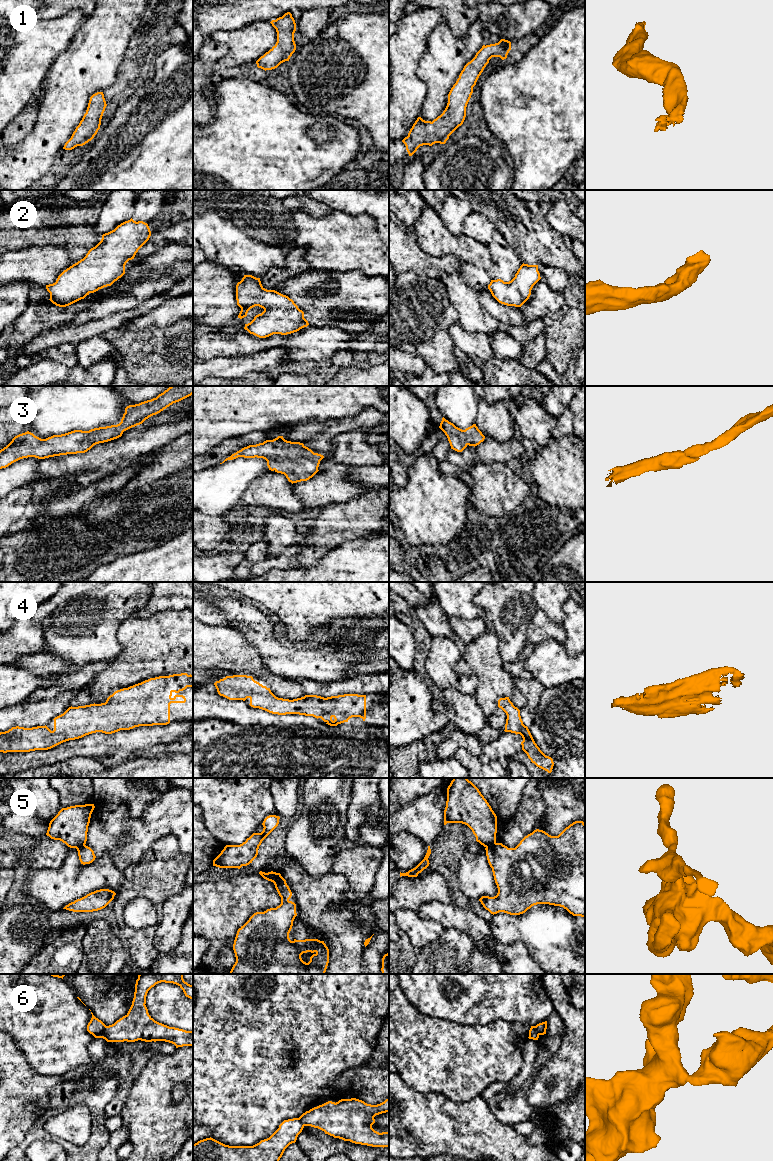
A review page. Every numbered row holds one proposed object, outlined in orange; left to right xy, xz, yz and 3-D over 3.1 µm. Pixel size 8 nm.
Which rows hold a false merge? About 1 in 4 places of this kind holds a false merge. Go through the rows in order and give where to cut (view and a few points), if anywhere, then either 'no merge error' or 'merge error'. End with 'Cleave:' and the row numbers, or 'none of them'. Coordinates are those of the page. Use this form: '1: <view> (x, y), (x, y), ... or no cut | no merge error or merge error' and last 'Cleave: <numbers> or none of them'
1: no cut | no merge error
2: no cut | no merge error
3: no cut | no merge error
4: no cut | no merge error
5: yz (495, 842), (486, 847) | merge error
6: xy (107, 1026), (100, 1037) | merge error
Cleave: 5, 6

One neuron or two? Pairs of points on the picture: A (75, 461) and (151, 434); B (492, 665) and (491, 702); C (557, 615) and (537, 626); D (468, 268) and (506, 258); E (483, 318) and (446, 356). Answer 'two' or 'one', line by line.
A: one
B: one
C: two
D: one
E: two

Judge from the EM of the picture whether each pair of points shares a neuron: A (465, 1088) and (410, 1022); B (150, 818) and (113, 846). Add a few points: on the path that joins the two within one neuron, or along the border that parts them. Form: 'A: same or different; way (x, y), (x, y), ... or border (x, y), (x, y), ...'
A: same; way (453, 1072), (419, 1038)
B: same; way (144, 828), (126, 846), (123, 846)

